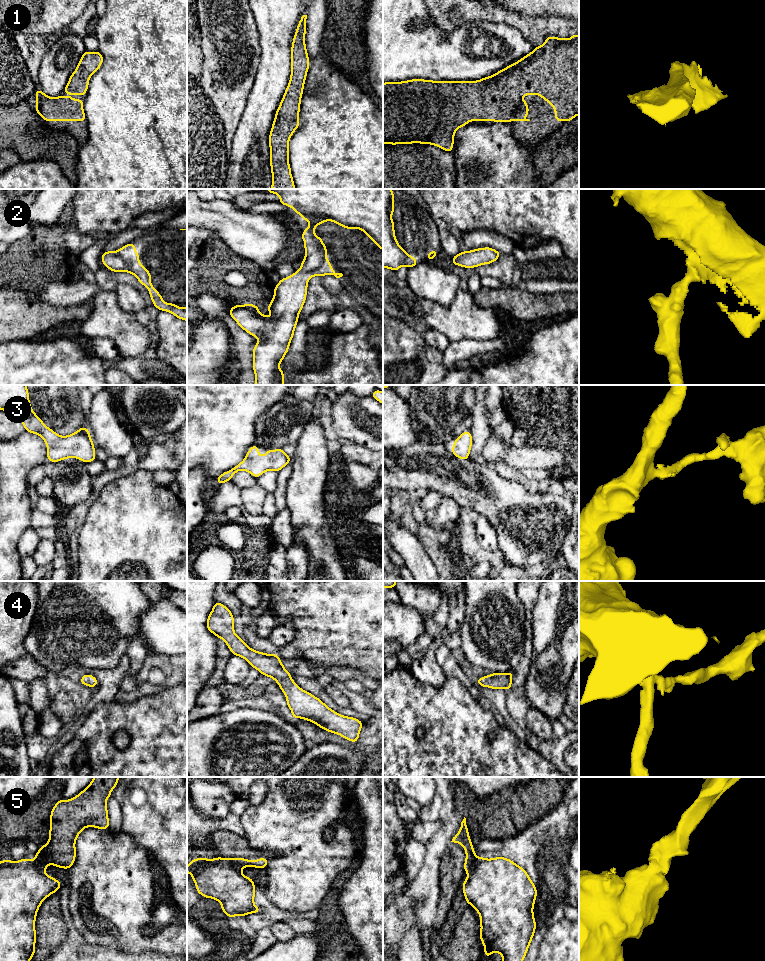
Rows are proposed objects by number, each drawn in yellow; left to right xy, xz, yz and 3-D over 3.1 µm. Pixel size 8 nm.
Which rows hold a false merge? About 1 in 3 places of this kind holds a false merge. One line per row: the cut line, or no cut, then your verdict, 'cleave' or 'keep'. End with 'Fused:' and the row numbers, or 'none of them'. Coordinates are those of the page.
1: cut none; keep
2: cut none; keep
3: cut none; keep
4: cut none; keep
5: cut xz (227, 859), (240, 869); cleave
Fused: 5

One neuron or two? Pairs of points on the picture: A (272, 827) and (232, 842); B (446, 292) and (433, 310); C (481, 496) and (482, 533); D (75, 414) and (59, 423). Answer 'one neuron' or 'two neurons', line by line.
A: two neurons
B: two neurons
C: two neurons
D: one neuron

